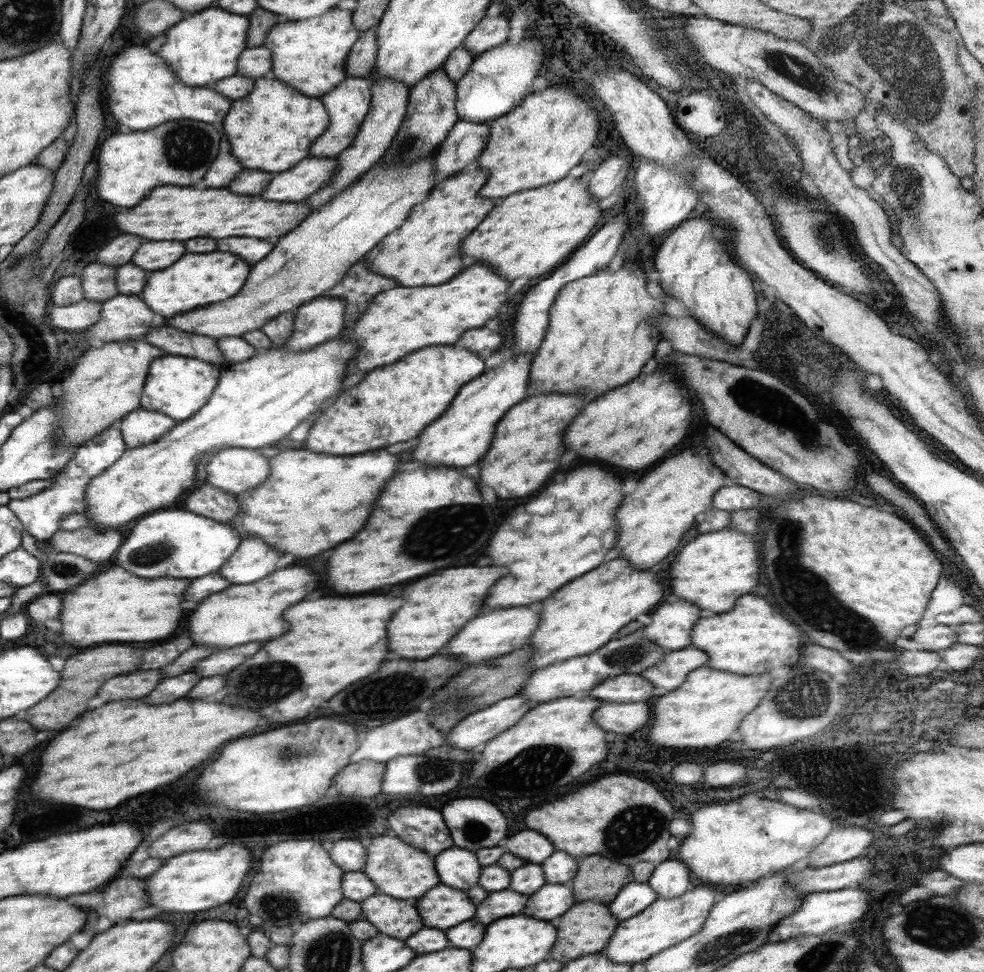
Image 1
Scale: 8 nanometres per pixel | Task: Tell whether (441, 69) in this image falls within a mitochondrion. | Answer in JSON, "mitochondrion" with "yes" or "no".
{"mitochondrion":"no"}

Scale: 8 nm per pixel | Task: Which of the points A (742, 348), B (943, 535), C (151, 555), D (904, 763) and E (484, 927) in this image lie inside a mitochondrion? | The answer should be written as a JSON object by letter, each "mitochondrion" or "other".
{"A":"other","B":"other","C":"mitochondrion","D":"other","E":"other"}

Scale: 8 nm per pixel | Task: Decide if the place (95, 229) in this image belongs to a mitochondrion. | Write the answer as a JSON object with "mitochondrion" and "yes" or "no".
{"mitochondrion":"no"}

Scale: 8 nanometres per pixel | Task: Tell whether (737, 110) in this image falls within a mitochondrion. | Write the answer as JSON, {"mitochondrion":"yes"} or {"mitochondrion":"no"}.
{"mitochondrion":"no"}

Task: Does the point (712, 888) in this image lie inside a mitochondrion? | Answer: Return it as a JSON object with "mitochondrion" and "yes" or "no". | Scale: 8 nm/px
{"mitochondrion":"no"}

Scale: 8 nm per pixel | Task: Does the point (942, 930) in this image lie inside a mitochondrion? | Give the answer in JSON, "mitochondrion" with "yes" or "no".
{"mitochondrion":"yes"}

